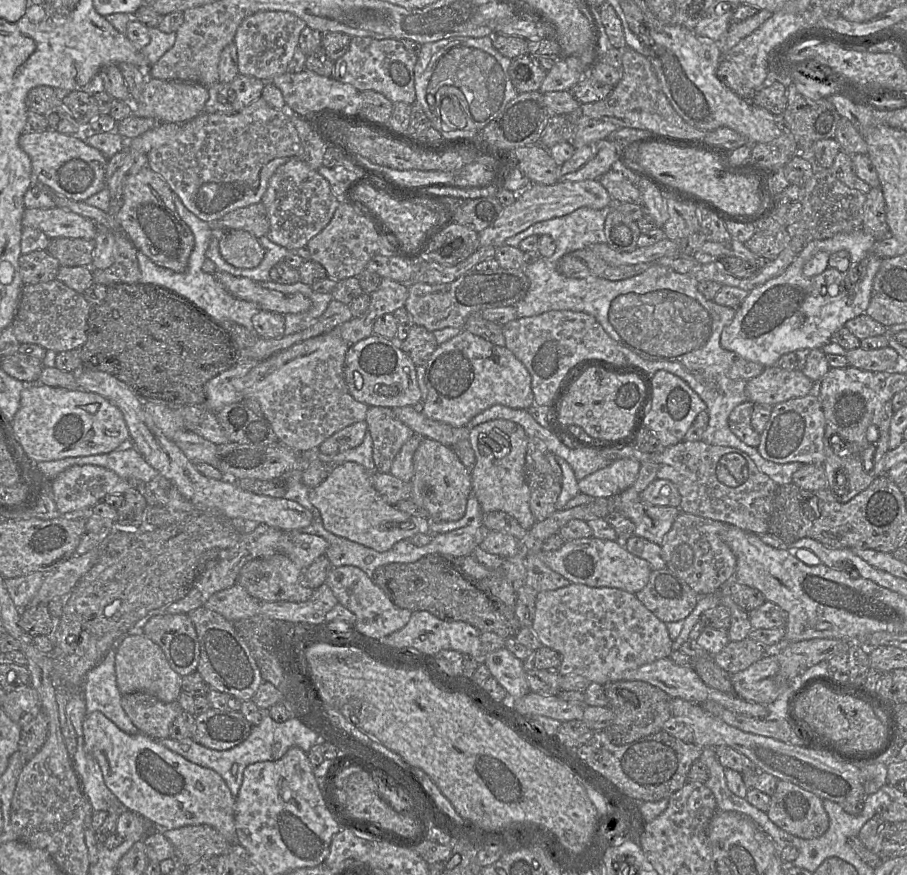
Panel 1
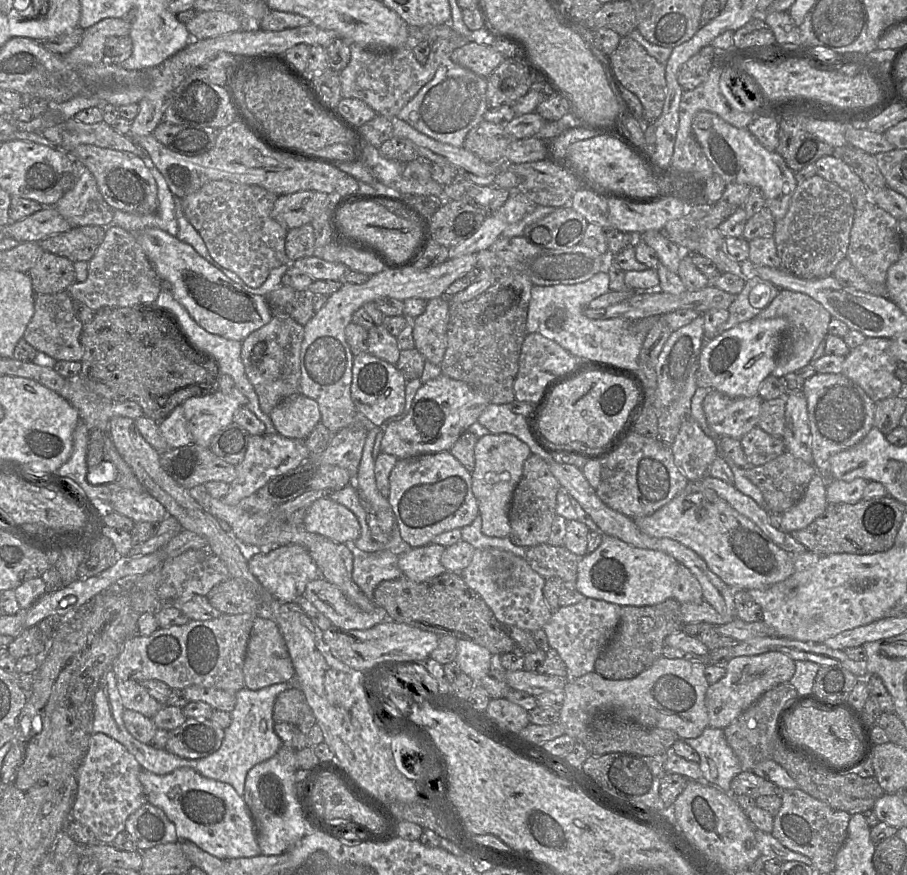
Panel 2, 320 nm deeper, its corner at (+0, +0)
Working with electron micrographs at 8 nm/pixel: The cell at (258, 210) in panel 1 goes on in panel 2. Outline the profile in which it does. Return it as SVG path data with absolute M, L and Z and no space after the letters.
M303 190L276 199L271 217L285 229L293 229L311 221L328 208L331 195L315 190Z

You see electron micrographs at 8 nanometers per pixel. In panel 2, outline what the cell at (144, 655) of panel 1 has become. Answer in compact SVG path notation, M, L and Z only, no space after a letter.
M136 680L117 682L117 689L125 709L152 718L162 707Z

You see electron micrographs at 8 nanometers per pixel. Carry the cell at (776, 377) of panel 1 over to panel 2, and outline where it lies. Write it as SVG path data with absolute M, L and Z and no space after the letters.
M716 390L709 391L703 401L703 410L711 431L718 437L731 437L741 440L752 428L758 426L761 403L758 396L731 398Z

